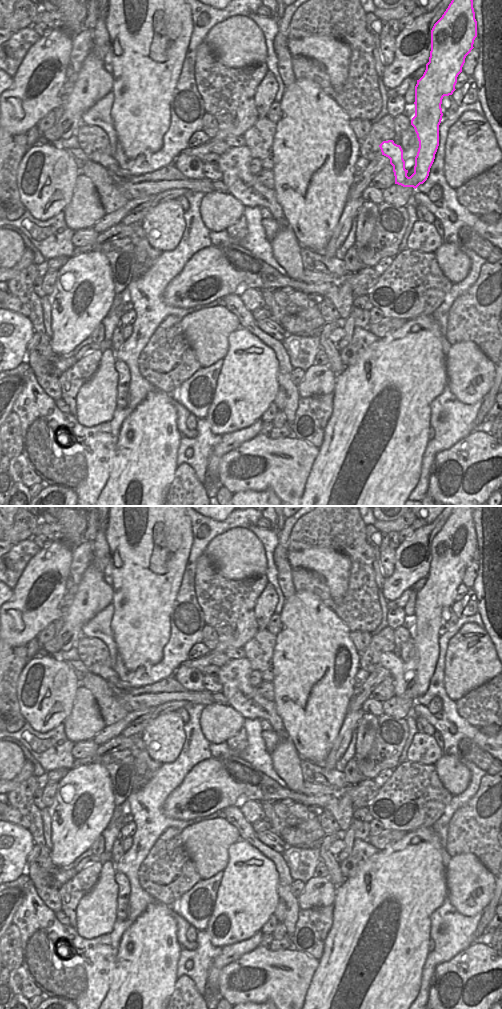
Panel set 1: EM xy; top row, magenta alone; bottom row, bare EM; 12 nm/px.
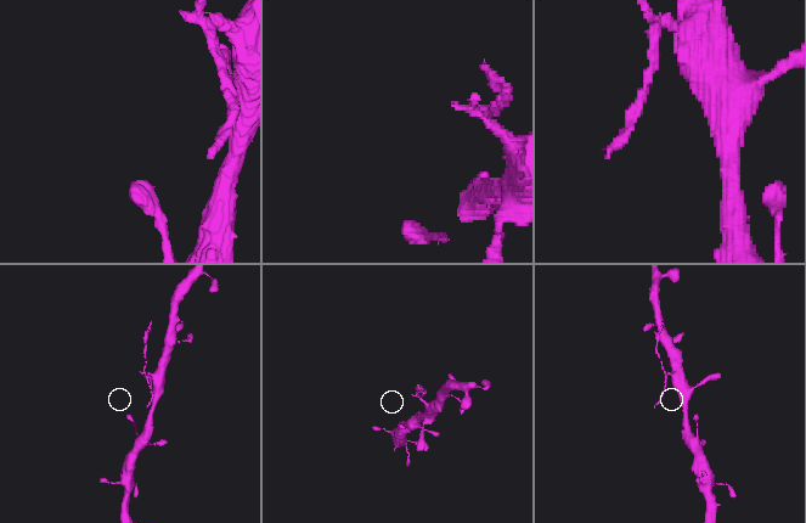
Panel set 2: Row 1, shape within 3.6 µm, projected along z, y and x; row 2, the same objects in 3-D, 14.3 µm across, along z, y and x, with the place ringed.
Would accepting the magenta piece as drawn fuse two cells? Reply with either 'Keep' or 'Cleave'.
Cleave

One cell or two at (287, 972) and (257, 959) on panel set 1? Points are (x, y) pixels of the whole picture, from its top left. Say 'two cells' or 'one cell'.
one cell

